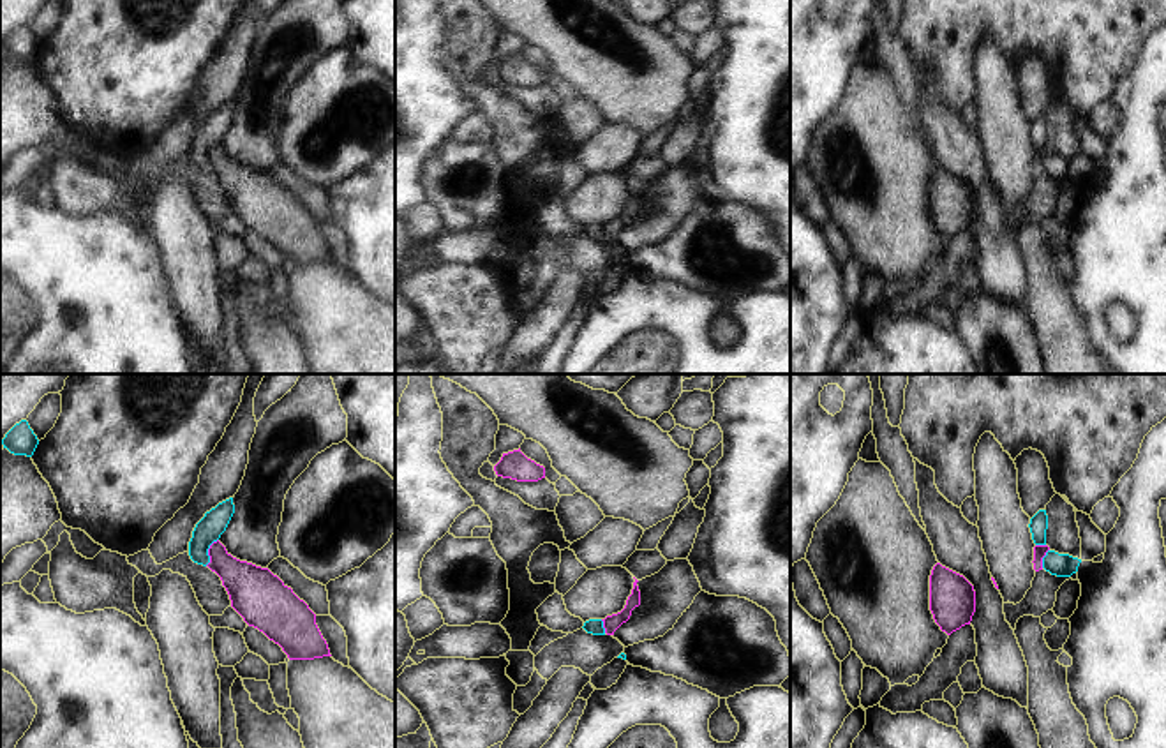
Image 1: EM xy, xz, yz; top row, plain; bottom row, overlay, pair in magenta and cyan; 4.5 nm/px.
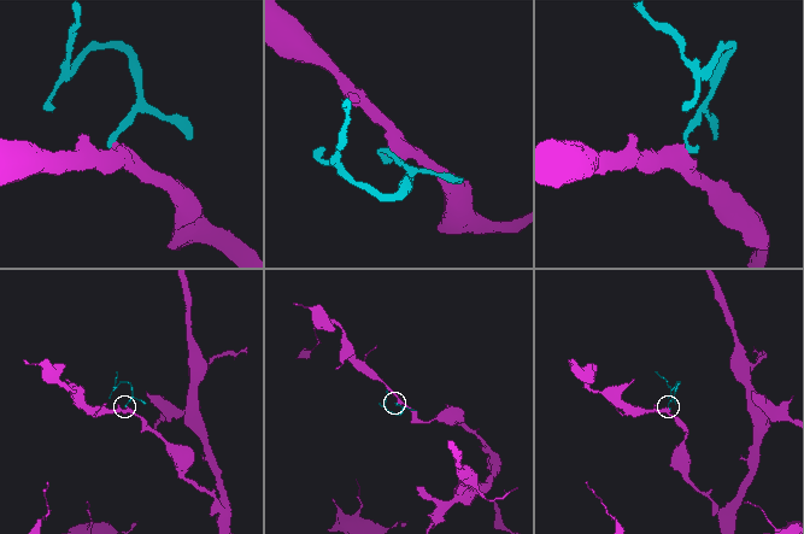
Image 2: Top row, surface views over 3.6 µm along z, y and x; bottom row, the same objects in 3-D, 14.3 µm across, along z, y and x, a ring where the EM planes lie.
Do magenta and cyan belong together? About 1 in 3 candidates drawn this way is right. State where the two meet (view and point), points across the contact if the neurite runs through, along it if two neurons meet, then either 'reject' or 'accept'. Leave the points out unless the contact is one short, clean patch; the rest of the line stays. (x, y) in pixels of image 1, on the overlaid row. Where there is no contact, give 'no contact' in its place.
xy (209, 553) | along xy (217, 538), (209, 549), (209, 561), (205, 565) | reject

